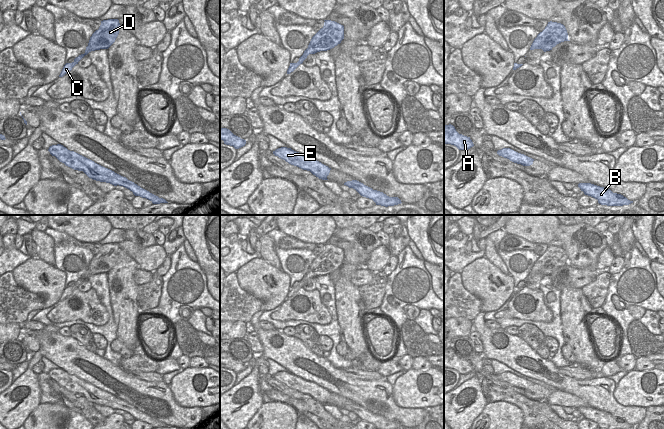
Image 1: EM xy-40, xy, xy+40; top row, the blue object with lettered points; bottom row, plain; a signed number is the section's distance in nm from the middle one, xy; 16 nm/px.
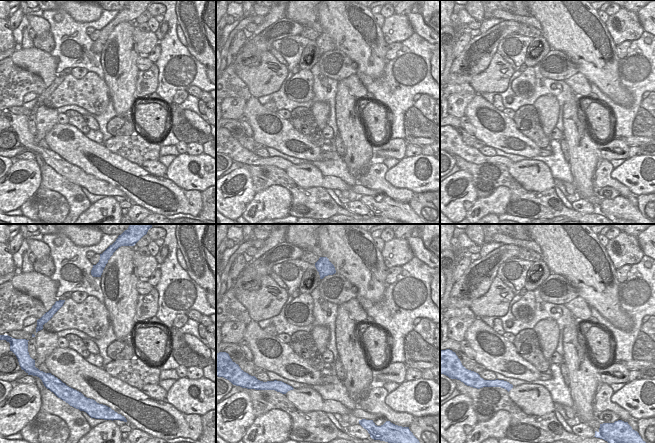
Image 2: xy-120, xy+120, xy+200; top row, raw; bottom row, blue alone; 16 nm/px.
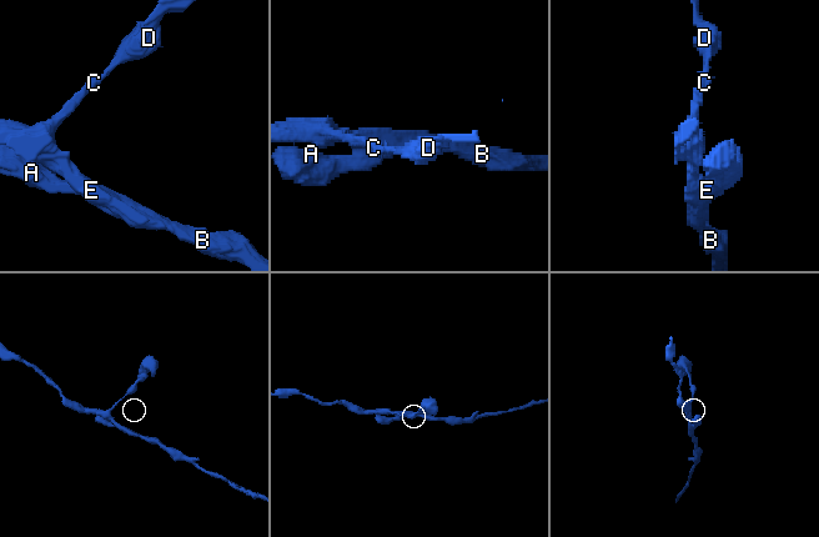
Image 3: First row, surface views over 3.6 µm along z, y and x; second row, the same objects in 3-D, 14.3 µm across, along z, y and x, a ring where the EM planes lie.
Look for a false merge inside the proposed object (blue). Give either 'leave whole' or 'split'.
leave whole

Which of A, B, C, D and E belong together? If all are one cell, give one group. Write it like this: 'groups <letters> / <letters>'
groups A B C D E

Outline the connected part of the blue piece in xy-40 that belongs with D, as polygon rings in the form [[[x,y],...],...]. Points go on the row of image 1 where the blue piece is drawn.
[[[118,19],[101,21],[99,29],[96,30],[90,37],[85,53],[76,57],[72,63],[66,63],[59,77],[63,77],[66,73],[71,71],[72,68],[89,52],[100,49],[108,49],[115,42],[119,34],[119,28],[120,23]]]

